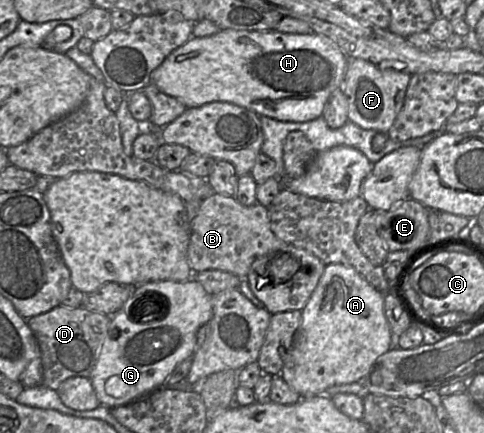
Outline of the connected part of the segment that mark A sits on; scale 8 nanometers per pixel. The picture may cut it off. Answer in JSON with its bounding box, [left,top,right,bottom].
[280,263,399,398]

